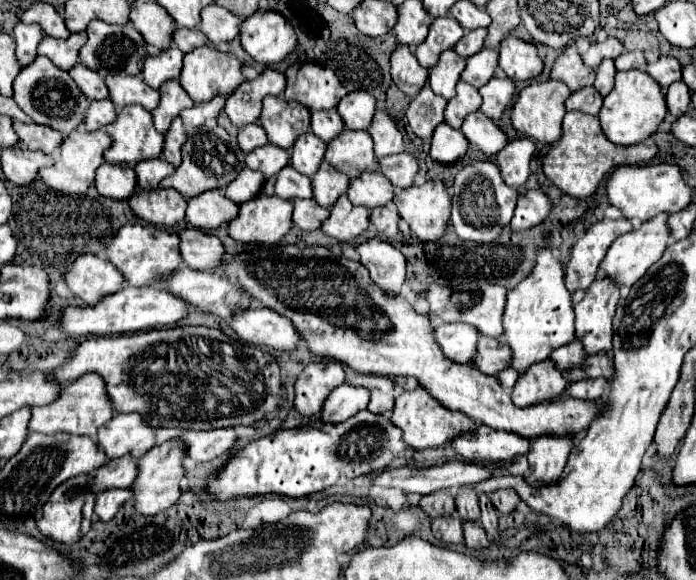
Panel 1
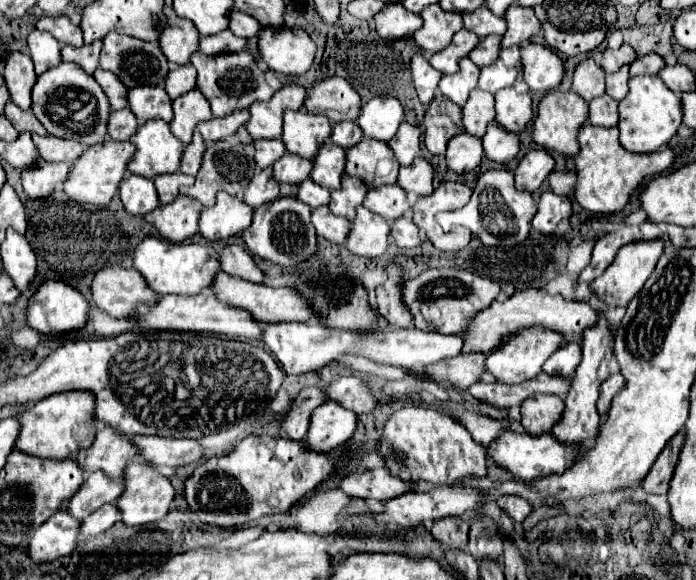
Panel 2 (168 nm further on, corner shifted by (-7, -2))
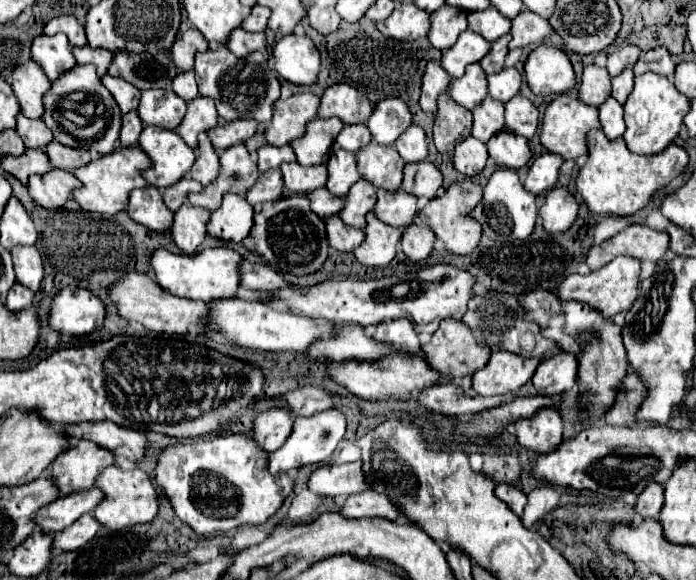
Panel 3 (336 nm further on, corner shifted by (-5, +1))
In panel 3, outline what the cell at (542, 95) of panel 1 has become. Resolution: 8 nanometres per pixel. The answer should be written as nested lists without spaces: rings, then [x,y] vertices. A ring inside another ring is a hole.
[[[560,94],[558,98],[554,98],[544,112],[542,118],[542,128],[540,128],[540,142],[542,146],[552,152],[562,156],[564,160],[576,160],[578,156],[586,154],[586,132],[600,128],[598,122],[598,110],[594,106],[588,106],[584,102],[580,102],[578,98],[572,98],[568,94]]]

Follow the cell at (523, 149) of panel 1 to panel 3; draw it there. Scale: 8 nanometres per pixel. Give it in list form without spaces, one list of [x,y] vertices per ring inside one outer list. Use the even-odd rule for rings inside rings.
[[[542,154],[538,156],[530,168],[528,168],[528,174],[526,174],[526,180],[524,180],[524,188],[532,194],[544,194],[548,192],[554,182],[558,180],[558,168],[562,164],[562,156],[558,154]]]

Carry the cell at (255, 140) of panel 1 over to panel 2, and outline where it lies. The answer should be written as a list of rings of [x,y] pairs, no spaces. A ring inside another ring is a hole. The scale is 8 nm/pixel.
[[[260,139],[260,141],[254,141],[254,147],[256,147],[254,159],[260,169],[270,167],[274,161],[278,161],[286,153],[286,147],[280,139]]]

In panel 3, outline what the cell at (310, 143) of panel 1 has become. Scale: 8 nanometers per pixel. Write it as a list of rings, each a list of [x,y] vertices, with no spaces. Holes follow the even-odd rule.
[[[334,148],[328,158],[328,184],[326,188],[334,196],[346,196],[350,186],[360,178],[356,170],[356,154],[342,148]]]

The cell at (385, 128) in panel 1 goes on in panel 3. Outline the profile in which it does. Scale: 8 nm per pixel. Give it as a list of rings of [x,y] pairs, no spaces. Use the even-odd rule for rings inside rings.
[[[414,124],[406,132],[402,132],[402,136],[394,142],[394,146],[404,162],[420,162],[420,160],[426,160],[428,156],[426,134],[420,126],[414,126]]]

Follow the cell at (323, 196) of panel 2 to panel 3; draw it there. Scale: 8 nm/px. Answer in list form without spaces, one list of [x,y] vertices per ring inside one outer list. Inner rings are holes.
[[[318,188],[314,192],[308,192],[306,196],[310,200],[312,212],[316,212],[320,218],[330,216],[330,214],[338,214],[342,210],[342,206],[344,206],[342,198],[330,196],[330,192],[326,192],[326,188]]]

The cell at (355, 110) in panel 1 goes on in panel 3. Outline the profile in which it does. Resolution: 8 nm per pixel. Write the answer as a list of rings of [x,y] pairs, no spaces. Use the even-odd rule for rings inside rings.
[[[394,96],[374,104],[374,110],[366,122],[372,140],[378,144],[392,144],[410,124],[412,124],[412,114],[406,102]]]

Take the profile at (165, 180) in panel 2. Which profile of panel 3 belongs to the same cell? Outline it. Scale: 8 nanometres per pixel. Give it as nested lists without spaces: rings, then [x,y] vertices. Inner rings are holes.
[[[186,176],[186,180],[178,180],[178,184],[174,184],[174,188],[164,190],[164,204],[168,210],[176,212],[186,202],[188,192],[200,192],[200,190],[202,190],[202,184],[198,184],[196,180]]]

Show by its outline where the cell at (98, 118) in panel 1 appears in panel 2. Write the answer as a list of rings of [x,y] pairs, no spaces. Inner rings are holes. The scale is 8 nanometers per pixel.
[[[120,109],[120,111],[112,111],[112,119],[108,123],[108,133],[114,141],[128,141],[138,129],[138,121],[136,115],[132,115],[132,111]]]

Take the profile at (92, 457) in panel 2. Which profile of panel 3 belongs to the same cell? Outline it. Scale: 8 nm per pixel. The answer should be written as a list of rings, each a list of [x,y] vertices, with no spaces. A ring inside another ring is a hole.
[[[74,440],[74,444],[46,468],[44,476],[56,480],[60,494],[70,494],[82,488],[92,488],[94,480],[98,478],[98,472],[112,464],[114,464],[114,454],[106,452],[106,448],[98,448],[98,444],[90,444],[90,440]]]

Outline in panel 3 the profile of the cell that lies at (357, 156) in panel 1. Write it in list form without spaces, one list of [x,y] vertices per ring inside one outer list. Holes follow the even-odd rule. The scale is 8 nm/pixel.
[[[370,142],[366,148],[360,148],[360,152],[356,152],[356,160],[360,176],[372,182],[376,188],[390,192],[400,188],[404,160],[394,146],[380,146]]]

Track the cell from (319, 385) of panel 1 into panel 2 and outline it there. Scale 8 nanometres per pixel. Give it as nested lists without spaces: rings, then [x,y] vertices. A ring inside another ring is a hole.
[[[316,387],[302,389],[298,397],[292,401],[284,421],[282,421],[282,431],[286,433],[288,439],[292,441],[302,441],[304,435],[308,433],[308,417],[310,413],[324,403],[324,391]]]

